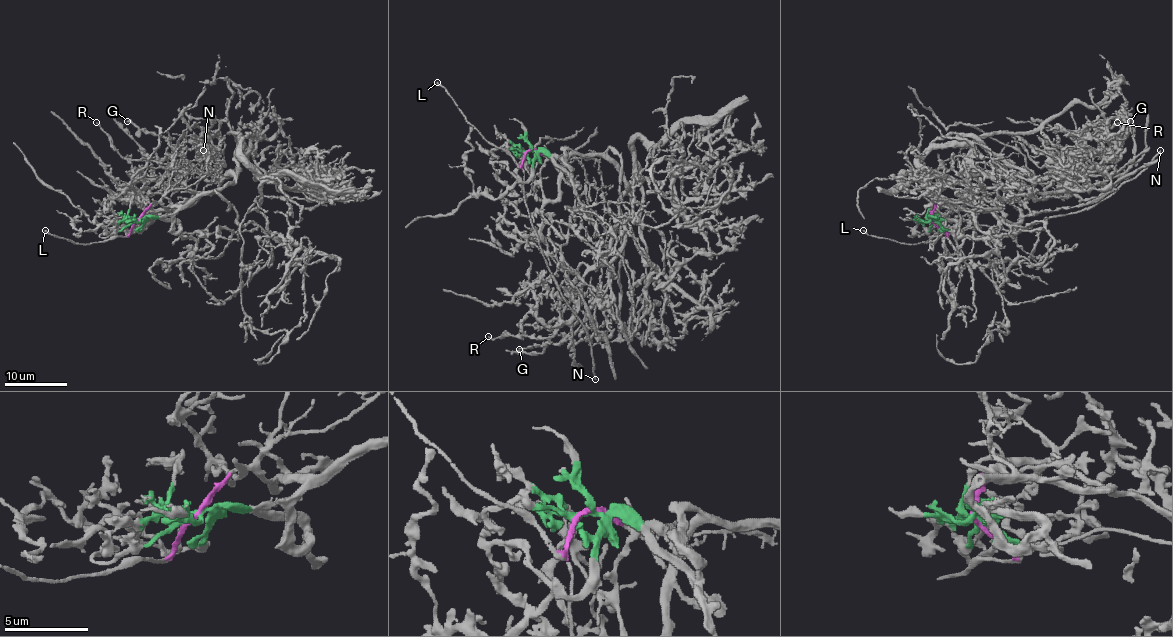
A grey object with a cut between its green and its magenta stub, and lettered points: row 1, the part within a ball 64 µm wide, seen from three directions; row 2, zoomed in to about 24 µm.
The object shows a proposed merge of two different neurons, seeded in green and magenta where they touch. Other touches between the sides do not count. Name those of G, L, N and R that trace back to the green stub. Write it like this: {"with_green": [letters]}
{"with_green": ["G", "R"]}

